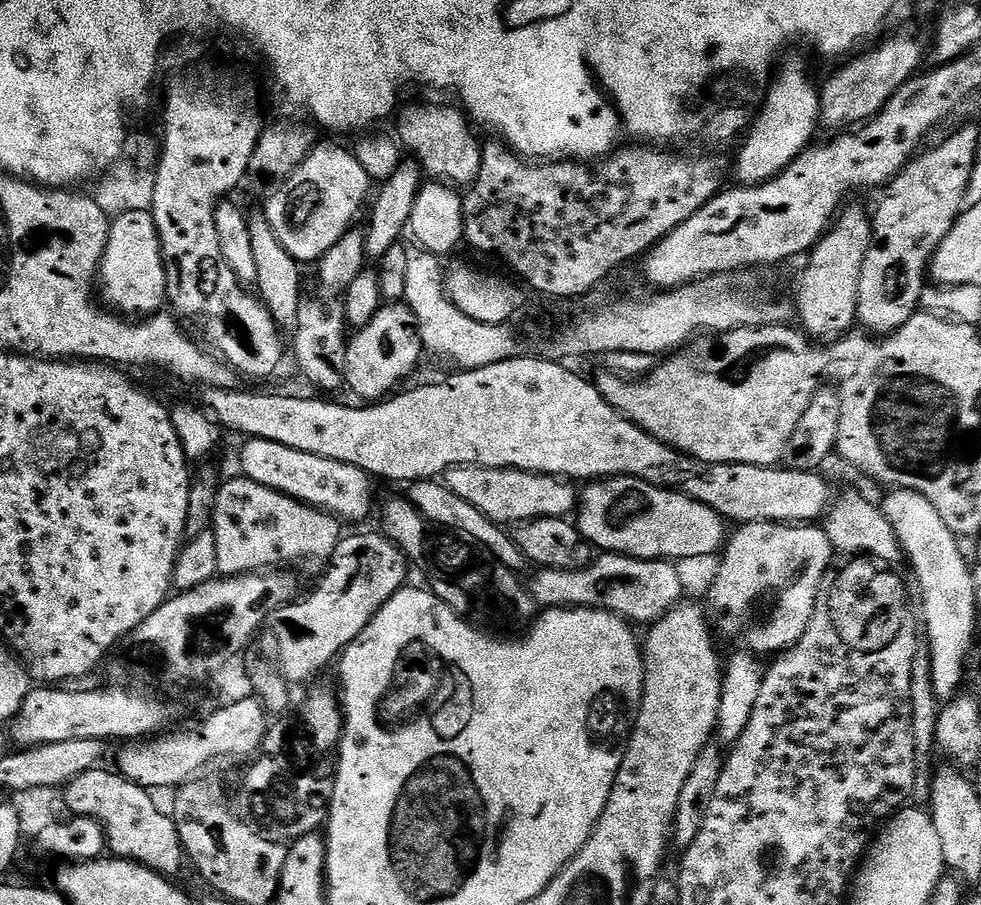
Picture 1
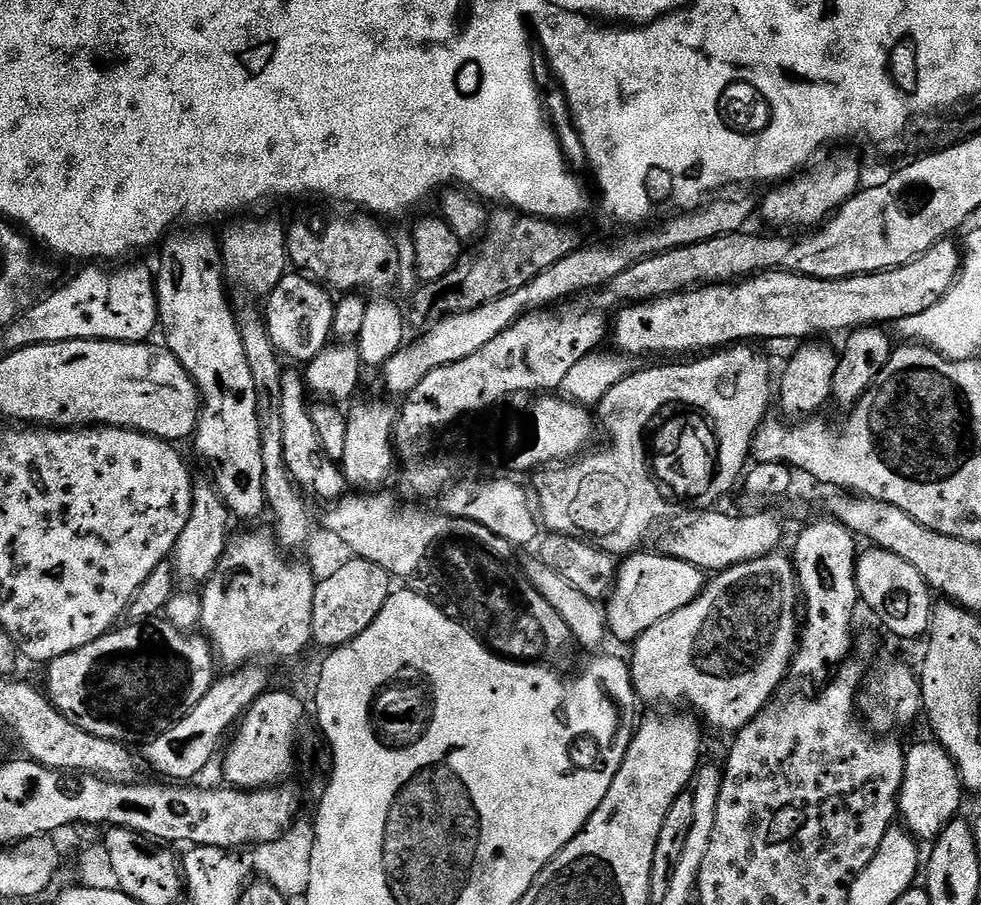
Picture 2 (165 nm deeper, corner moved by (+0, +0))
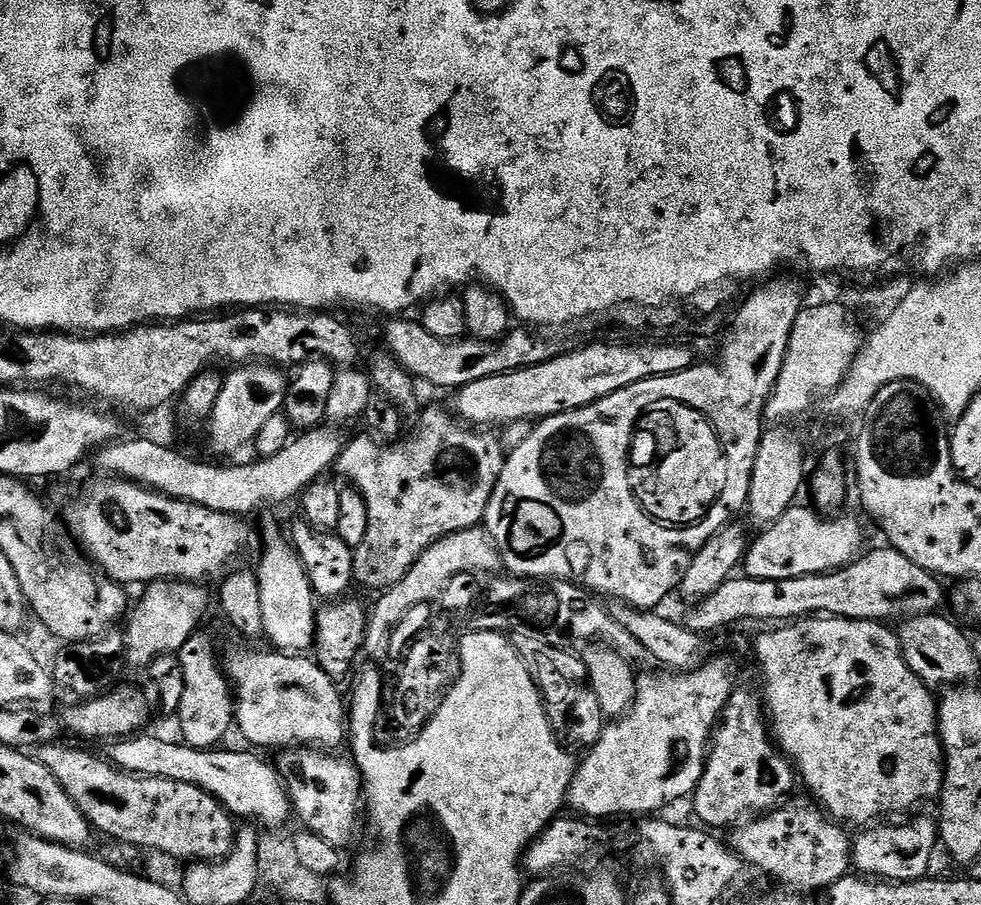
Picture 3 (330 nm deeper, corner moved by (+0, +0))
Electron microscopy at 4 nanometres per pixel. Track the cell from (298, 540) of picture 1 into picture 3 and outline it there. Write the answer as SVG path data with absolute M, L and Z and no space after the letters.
M204 630L197 631L194 635L190 637L183 646L180 647L178 651L178 655L180 657L180 673L184 676L184 689L182 690L182 698L178 701L178 708L180 708L180 732L182 735L183 743L187 744L190 747L194 747L196 749L215 749L220 739L223 738L224 735L227 734L228 731L233 731L234 728L234 688L233 685L230 683L225 669L222 667L222 660L221 657L218 655L216 656L216 652L212 649L212 640L210 637L204 633Z

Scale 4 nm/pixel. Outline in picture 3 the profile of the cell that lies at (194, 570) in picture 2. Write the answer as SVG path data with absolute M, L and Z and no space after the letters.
M161 578L151 581L143 589L145 592L141 594L136 609L134 604L127 613L128 628L123 631L126 657L128 656L130 663L148 666L159 656L179 651L201 627L200 619L208 608L208 592L204 587L203 583L189 582L181 578Z

